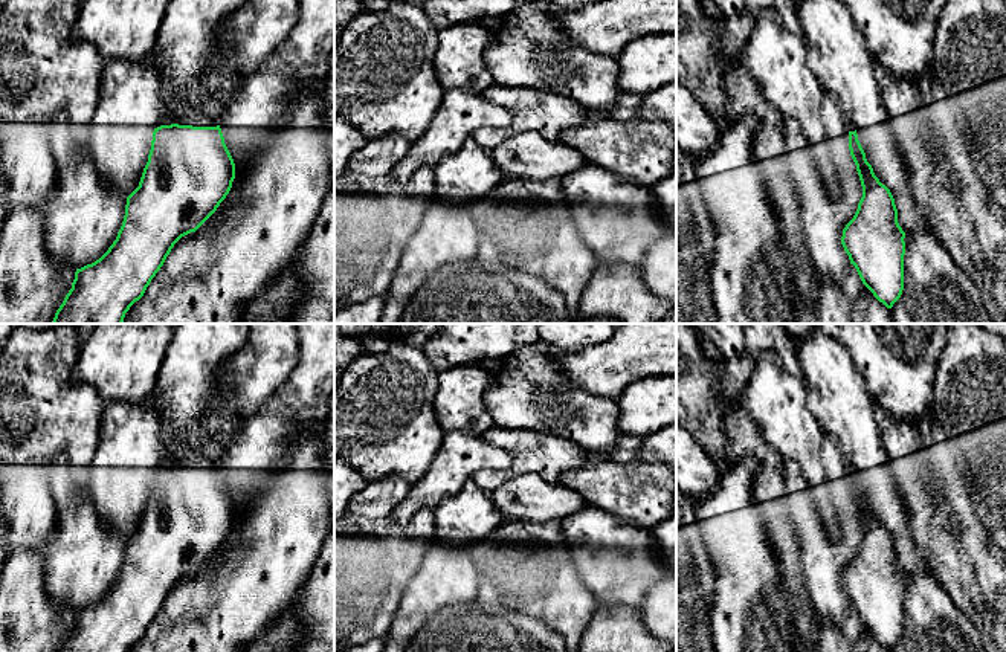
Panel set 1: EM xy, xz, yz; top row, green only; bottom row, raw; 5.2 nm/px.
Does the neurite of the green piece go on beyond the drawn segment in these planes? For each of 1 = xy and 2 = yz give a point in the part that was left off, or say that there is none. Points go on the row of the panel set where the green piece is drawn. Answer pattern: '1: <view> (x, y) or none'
1: xy (197, 118)
2: none

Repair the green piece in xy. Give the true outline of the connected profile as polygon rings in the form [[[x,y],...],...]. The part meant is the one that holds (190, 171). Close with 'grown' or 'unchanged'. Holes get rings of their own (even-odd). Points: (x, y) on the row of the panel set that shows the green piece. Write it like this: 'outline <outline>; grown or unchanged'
outline [[[200,110],[179,119],[163,118],[162,125],[153,131],[139,186],[127,197],[116,240],[99,260],[76,269],[72,289],[52,324],[122,324],[125,313],[143,296],[174,244],[195,232],[217,211],[234,179],[235,163],[218,119]]]; grown

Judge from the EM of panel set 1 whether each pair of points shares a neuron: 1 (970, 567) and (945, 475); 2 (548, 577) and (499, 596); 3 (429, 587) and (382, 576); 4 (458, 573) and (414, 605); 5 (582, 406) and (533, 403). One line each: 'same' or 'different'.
1: same
2: same
3: different
4: same
5: same

